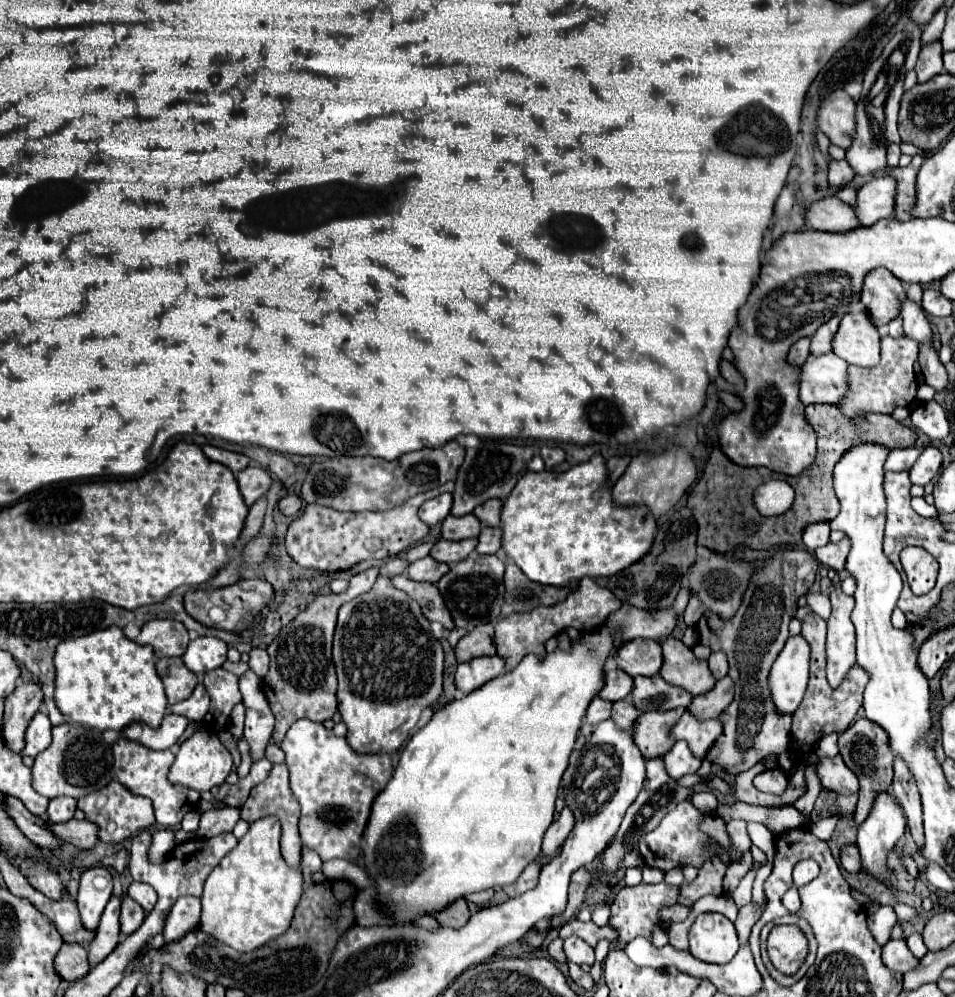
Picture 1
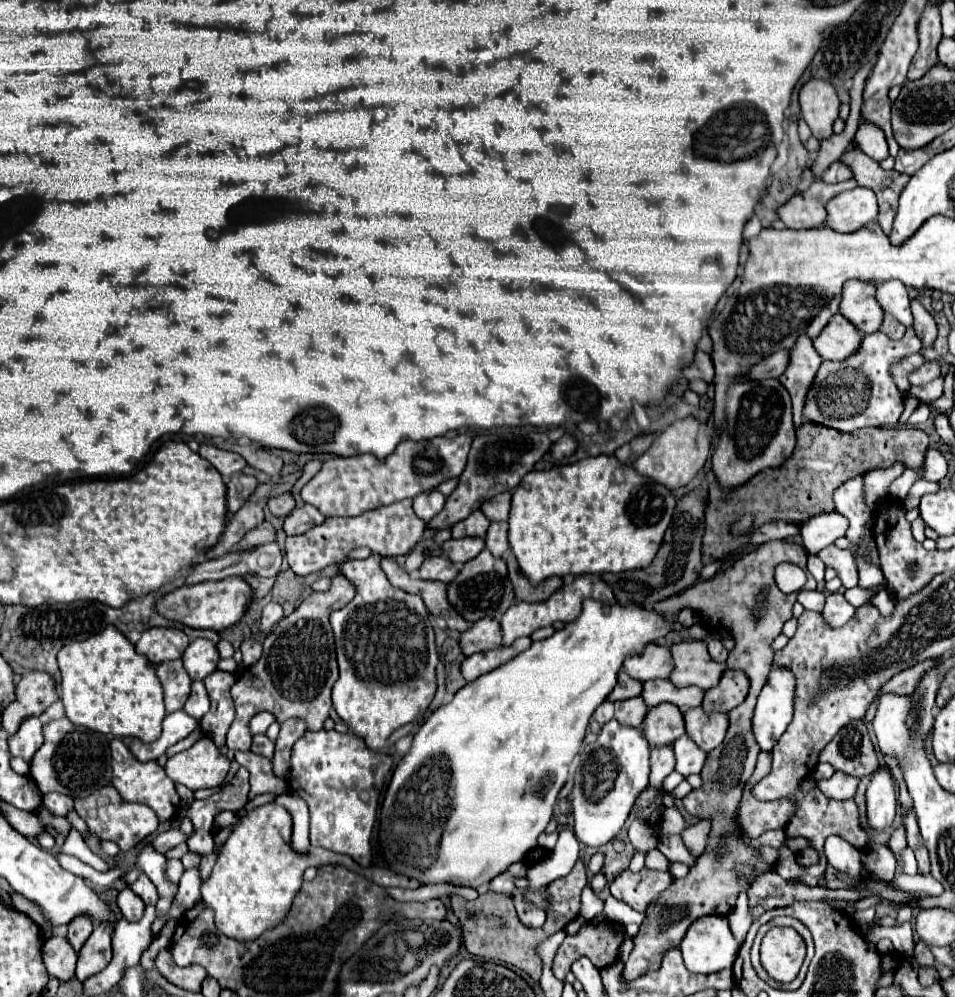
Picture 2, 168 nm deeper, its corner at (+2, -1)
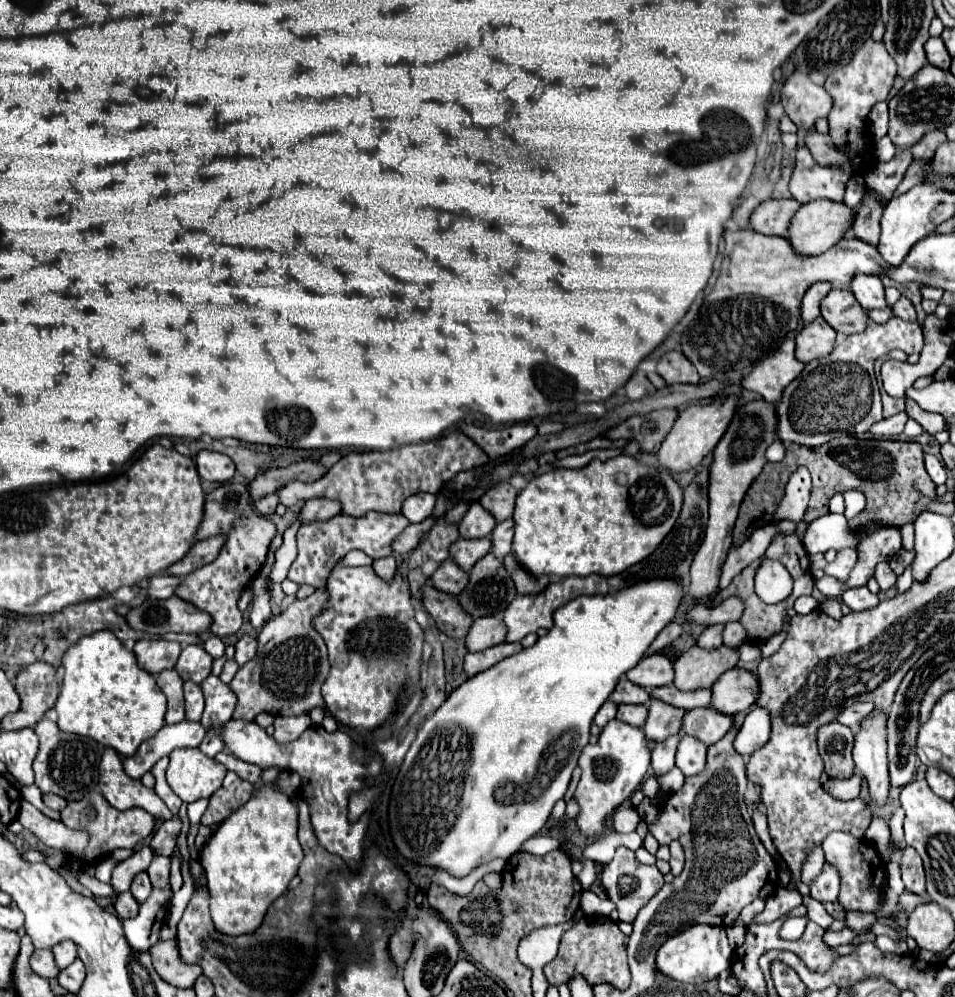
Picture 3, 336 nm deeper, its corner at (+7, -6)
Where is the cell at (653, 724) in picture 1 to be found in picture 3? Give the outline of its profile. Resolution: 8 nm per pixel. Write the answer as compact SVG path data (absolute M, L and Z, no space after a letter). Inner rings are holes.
M651 701L649 705L649 717L643 725L643 731L645 731L645 737L649 741L665 741L667 737L675 735L677 731L681 731L681 719L683 719L685 711L673 707L673 705L667 705L667 703L661 703L661 701Z

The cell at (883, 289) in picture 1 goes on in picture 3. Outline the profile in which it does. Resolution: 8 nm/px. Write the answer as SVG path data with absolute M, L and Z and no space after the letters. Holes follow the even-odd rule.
M831 289L829 295L821 301L823 319L843 335L861 333L867 327L867 313L857 303L849 289Z

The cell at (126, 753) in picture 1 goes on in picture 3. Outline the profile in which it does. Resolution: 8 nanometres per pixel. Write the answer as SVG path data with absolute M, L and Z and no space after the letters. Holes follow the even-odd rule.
M111 747L105 749L103 759L101 759L99 787L101 787L103 797L115 809L125 811L125 809L141 807L147 813L151 813L153 817L161 817L161 819L171 819L173 817L173 813L167 809L167 805L155 793L155 789L145 787L139 779L131 779L125 773L119 753L113 751Z

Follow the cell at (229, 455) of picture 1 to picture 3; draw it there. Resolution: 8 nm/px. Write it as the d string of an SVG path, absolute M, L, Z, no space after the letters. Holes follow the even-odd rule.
M199 451L195 461L197 461L199 475L205 481L225 483L225 481L229 481L235 475L235 463L227 455L223 455L223 453Z

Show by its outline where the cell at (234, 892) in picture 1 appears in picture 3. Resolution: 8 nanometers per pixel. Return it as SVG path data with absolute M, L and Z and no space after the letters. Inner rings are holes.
M275 785L261 787L221 823L199 861L209 879L211 919L217 931L231 937L253 933L273 901L287 891L303 861L303 849L297 841L297 807L287 795L275 791Z

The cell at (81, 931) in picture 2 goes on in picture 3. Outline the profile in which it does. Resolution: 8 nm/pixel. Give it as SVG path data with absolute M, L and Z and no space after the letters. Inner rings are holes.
M65 939L65 941L61 941L61 943L55 945L53 955L55 955L57 967L59 967L59 969L65 969L67 965L71 965L71 963L75 961L75 957L77 957L77 945L75 945L73 941Z

